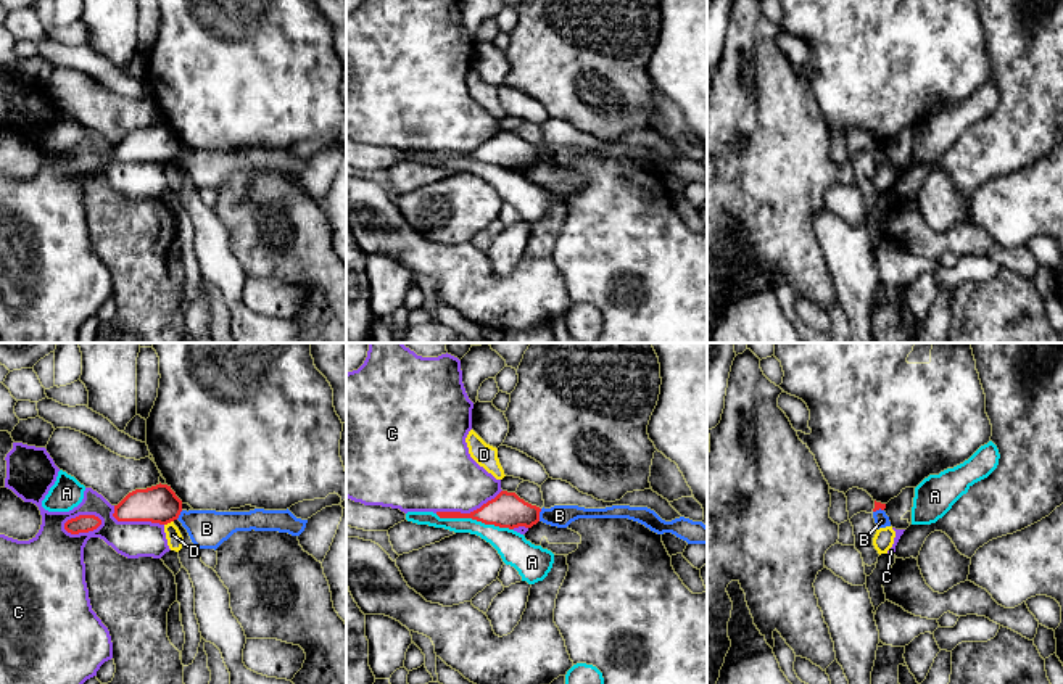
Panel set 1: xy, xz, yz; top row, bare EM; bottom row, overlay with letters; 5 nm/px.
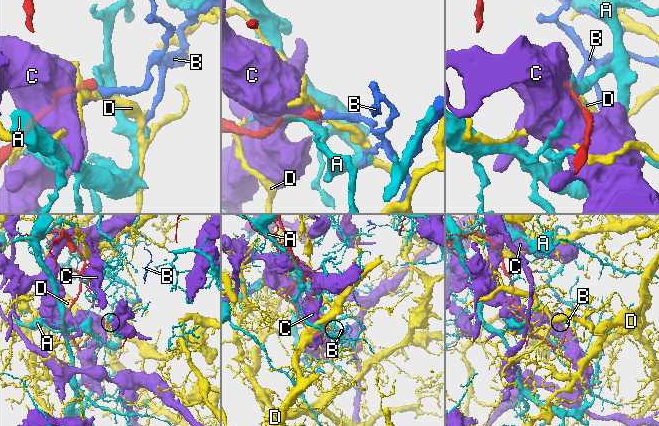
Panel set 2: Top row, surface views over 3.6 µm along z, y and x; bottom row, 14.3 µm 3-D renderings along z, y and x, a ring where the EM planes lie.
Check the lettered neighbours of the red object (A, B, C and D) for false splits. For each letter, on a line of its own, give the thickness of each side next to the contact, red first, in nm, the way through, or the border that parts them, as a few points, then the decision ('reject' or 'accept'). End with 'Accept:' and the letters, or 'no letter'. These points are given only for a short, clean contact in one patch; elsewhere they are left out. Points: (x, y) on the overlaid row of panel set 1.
A: calibres 180 and 150 nm; border xz (435, 514), (440, 517), (475, 519), (512, 530); reject
B: calibres 180 and 110 nm; border xz (541, 509), (538, 520); reject
C: calibres 90 and 360 nm; reject
D: calibres 190 and 80 nm; reject
Accept: no letter

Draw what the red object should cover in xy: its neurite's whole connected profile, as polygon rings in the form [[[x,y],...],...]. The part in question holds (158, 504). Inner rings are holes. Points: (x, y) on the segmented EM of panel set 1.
[[[168,484],[129,492],[118,505],[113,517],[118,521],[151,521],[168,525],[179,518],[182,501]]]

